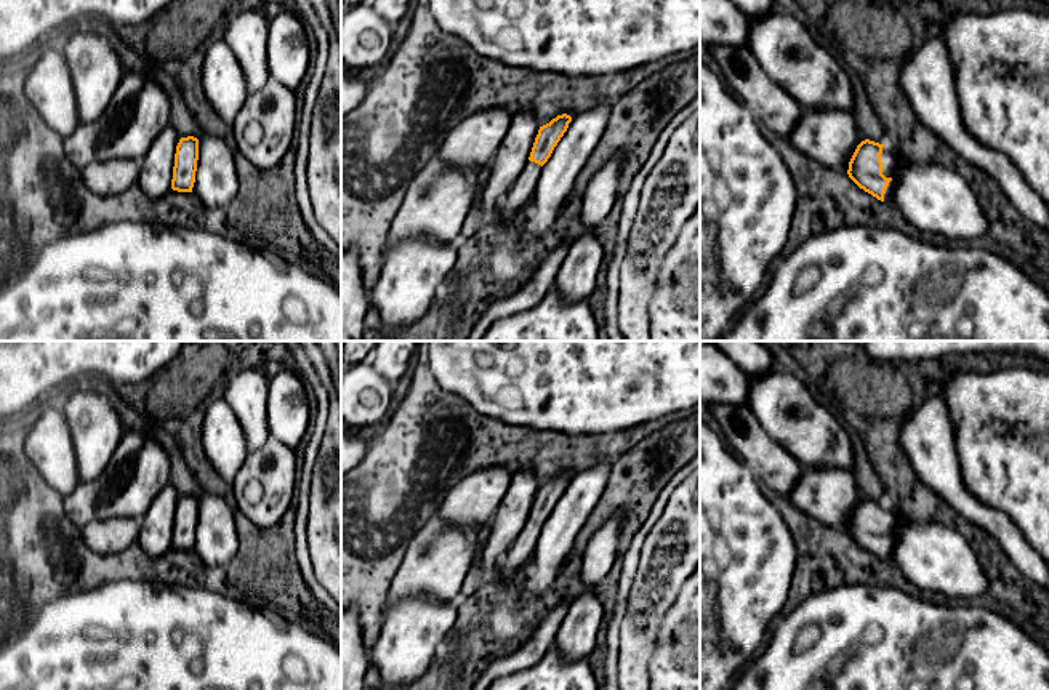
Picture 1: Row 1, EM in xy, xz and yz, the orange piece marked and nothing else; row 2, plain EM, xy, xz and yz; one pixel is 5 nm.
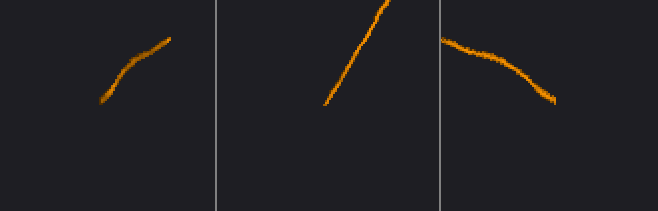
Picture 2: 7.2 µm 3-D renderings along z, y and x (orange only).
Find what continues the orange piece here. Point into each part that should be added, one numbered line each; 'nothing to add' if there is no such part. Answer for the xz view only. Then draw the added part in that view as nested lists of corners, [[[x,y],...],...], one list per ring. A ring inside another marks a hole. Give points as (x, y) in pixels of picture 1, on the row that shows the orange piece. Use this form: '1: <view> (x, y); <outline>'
1: xz (519, 196); [[[527,162],[520,176],[509,189],[506,200],[498,208],[498,221],[506,223],[512,216],[516,216],[524,207],[529,207],[535,187],[538,184],[538,178],[541,175],[543,166],[535,162]]]

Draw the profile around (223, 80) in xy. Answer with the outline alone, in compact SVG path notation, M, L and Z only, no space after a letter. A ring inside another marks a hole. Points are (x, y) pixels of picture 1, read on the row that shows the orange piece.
M221 38L208 45L200 75L210 106L224 123L232 125L250 93L235 54Z

